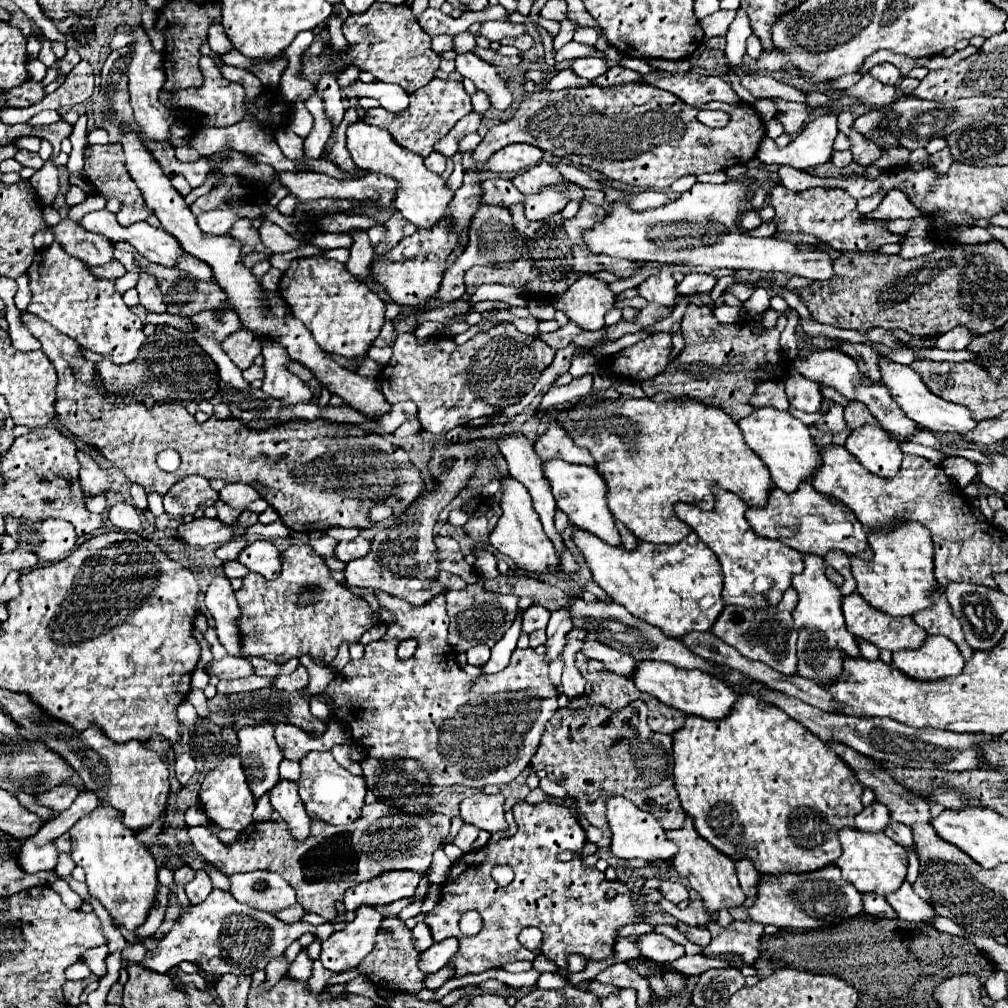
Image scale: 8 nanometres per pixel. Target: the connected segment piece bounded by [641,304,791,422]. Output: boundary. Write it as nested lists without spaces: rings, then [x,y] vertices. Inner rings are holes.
[[[689,304],[681,322],[685,348],[661,374],[643,382],[641,386],[647,396],[665,392],[673,398],[693,398],[701,404],[717,406],[725,410],[735,422],[739,422],[753,412],[753,408],[749,406],[749,398],[753,396],[757,384],[769,378],[781,380],[791,368],[791,362],[787,362],[779,346],[779,336],[785,326],[787,318],[779,316],[773,330],[755,334],[753,328],[745,322],[719,324],[709,306]]]

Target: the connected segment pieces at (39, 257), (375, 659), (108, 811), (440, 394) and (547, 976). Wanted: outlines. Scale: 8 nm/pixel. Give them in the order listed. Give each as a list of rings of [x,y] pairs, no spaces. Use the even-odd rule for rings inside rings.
[[[55,242],[35,254],[33,264],[27,270],[29,290],[33,300],[27,308],[29,314],[49,322],[61,334],[79,342],[81,348],[103,354],[111,362],[135,362],[139,348],[145,342],[143,322],[131,308],[125,306],[121,294],[115,290],[115,280],[95,278],[89,270],[77,270],[69,274],[69,266],[85,266],[81,260],[63,252]]]
[[[375,592],[379,606],[395,614],[397,622],[387,626],[387,634],[379,642],[365,646],[361,660],[351,660],[327,686],[323,694],[317,694],[337,718],[347,722],[351,740],[361,744],[371,758],[379,760],[397,760],[397,758],[415,758],[429,774],[429,782],[435,786],[473,786],[483,788],[489,784],[511,784],[529,764],[537,752],[541,734],[547,720],[553,716],[557,706],[557,696],[561,690],[549,680],[549,662],[545,656],[539,656],[533,648],[515,650],[509,666],[497,674],[483,674],[471,678],[461,670],[455,660],[453,648],[447,644],[447,626],[449,616],[445,612],[445,596],[439,594],[425,606],[413,606],[397,596]],[[415,638],[419,642],[415,650],[415,660],[399,660],[397,646],[399,642]]]
[[[103,804],[81,818],[69,832],[73,838],[71,858],[87,872],[89,894],[103,904],[115,926],[123,926],[131,932],[137,930],[147,920],[159,886],[157,864],[151,852],[137,842],[133,830],[127,830],[121,822],[121,814]]]
[[[499,324],[489,332],[479,332],[463,346],[457,346],[451,338],[431,338],[425,346],[419,346],[413,334],[401,334],[395,340],[393,356],[381,374],[381,390],[389,404],[413,400],[419,408],[419,422],[423,430],[431,434],[445,434],[455,426],[465,426],[473,418],[491,416],[497,408],[511,406],[527,394],[541,372],[553,362],[555,350],[541,338],[519,332],[513,324]]]
[[[545,972],[537,978],[537,986],[539,988],[563,988],[563,986],[569,986],[569,982],[559,976],[559,974],[551,974],[551,972]]]

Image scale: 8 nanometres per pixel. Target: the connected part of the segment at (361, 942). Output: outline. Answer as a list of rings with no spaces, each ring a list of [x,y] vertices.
[[[361,906],[353,922],[345,930],[331,934],[323,942],[321,964],[331,972],[345,972],[355,966],[373,950],[375,934],[381,928],[383,916],[373,906]]]

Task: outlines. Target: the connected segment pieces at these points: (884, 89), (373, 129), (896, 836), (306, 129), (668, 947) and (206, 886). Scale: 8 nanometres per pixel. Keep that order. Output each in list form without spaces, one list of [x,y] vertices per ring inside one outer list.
[[[865,74],[855,86],[843,92],[869,108],[891,108],[895,100],[895,86],[883,86],[871,74]]]
[[[355,122],[347,130],[347,150],[359,168],[393,176],[399,182],[399,190],[397,190],[397,198],[393,206],[411,224],[415,224],[417,228],[433,228],[435,224],[439,224],[439,220],[449,216],[449,226],[451,226],[449,202],[453,198],[453,192],[447,188],[447,182],[441,176],[427,170],[421,156],[395,144],[387,130],[377,128],[377,126],[365,126],[365,122]]]
[[[891,822],[889,828],[885,830],[885,834],[887,834],[893,842],[899,842],[905,850],[913,850],[913,852],[915,852],[913,832],[909,830],[909,826],[903,826],[903,824],[899,824],[899,822]]]
[[[293,102],[293,116],[289,122],[289,130],[293,130],[297,136],[307,138],[313,126],[313,116],[307,112],[303,102]]]
[[[643,934],[639,936],[639,948],[641,948],[641,954],[649,960],[655,960],[655,962],[673,962],[677,958],[681,958],[685,954],[685,948],[681,944],[675,944],[671,942],[669,938],[665,938],[663,934]]]
[[[199,870],[197,876],[195,876],[195,880],[189,882],[189,884],[185,886],[185,890],[187,890],[187,896],[189,896],[191,904],[199,904],[199,902],[203,902],[203,900],[209,896],[209,892],[213,890],[211,878],[207,876],[207,872]]]

